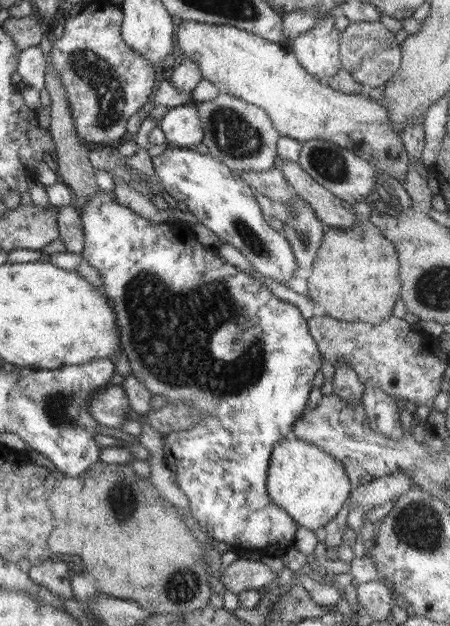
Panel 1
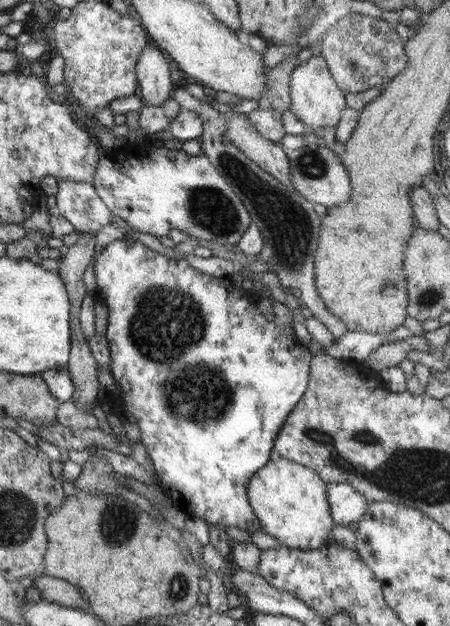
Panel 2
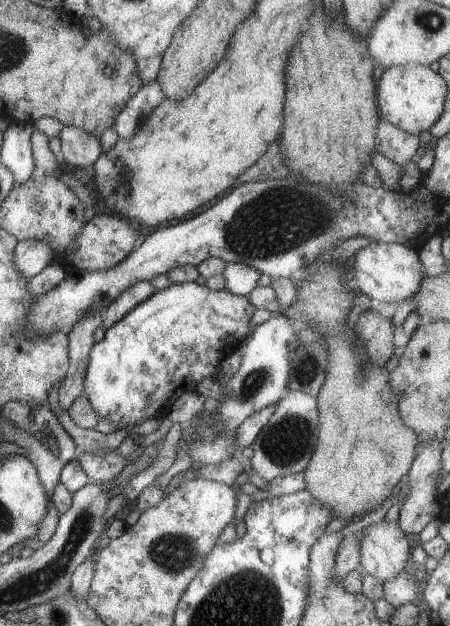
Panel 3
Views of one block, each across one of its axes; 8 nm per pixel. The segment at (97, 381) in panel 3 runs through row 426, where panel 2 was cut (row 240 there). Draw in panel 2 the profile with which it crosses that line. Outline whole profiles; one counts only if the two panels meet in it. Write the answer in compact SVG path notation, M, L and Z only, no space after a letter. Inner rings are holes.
M126 237L116 239L104 247L96 258L94 274L98 284L99 299L109 310L105 334L109 342L110 359L112 359L109 371L115 380L115 386L121 390L118 395L122 397L122 412L130 412L136 419L141 432L140 441L146 447L156 469L158 484L171 497L171 505L186 515L202 518L208 526L218 526L218 528L237 526L247 532L261 530L261 524L248 500L247 484L272 458L274 439L308 386L310 363L314 358L311 350L294 334L291 327L293 313L290 308L286 304L274 301L272 304L275 318L267 321L255 305L257 295L238 278L216 277L202 273L189 265L186 258L178 262L174 258L151 250L139 241L127 240Z

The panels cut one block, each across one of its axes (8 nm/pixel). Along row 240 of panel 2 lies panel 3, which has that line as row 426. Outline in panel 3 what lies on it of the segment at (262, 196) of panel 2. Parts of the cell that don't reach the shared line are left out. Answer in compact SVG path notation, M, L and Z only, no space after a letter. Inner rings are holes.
M287 390L275 404L274 412L270 416L268 424L260 430L260 434L251 444L254 453L248 462L252 466L254 474L264 481L271 481L276 477L302 473L310 464L318 442L318 417L317 397Z

